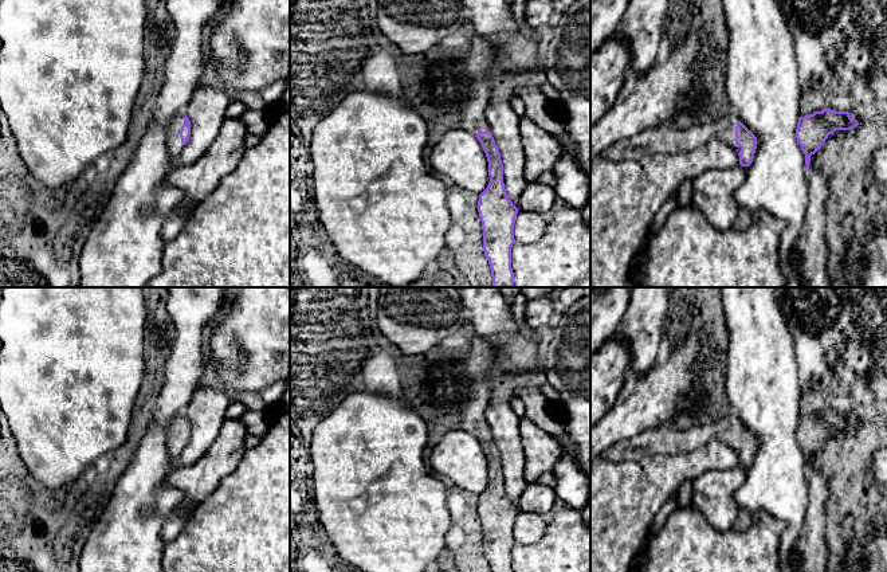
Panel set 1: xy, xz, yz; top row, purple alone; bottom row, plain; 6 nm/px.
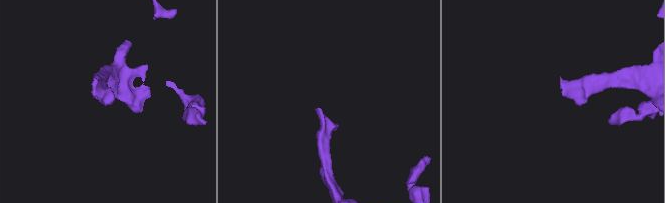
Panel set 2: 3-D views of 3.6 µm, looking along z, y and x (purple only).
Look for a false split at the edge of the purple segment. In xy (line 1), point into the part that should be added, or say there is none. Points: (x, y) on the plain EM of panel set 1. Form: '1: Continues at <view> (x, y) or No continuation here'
1: Continues at xy (175, 447)

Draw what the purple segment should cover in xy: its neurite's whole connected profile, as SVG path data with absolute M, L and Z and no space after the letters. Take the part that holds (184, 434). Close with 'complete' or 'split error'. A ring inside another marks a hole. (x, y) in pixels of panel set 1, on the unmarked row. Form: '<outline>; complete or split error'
M185 414L173 419L168 430L168 454L177 458L191 436L191 422Z; split error

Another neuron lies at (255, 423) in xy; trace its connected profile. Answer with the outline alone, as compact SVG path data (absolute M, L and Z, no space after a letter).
M246 410L246 412L240 416L243 422L247 435L263 436L270 428L270 423L267 422L266 412L258 412Z

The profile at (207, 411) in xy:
M217 383L196 391L185 412L191 422L191 436L181 454L170 458L173 470L195 463L208 451L219 435L232 400L229 389Z

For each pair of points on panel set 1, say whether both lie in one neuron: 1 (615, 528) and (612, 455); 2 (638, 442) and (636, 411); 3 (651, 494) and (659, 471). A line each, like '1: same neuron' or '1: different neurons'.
1: different neurons
2: different neurons
3: same neuron

